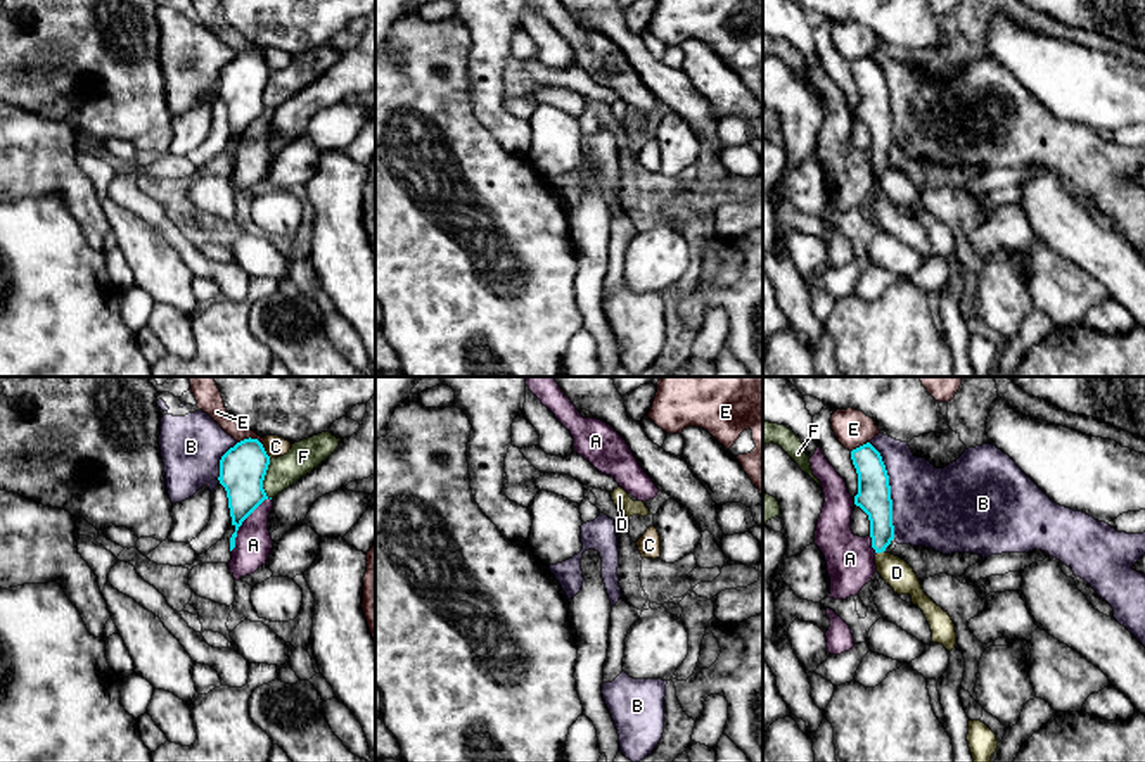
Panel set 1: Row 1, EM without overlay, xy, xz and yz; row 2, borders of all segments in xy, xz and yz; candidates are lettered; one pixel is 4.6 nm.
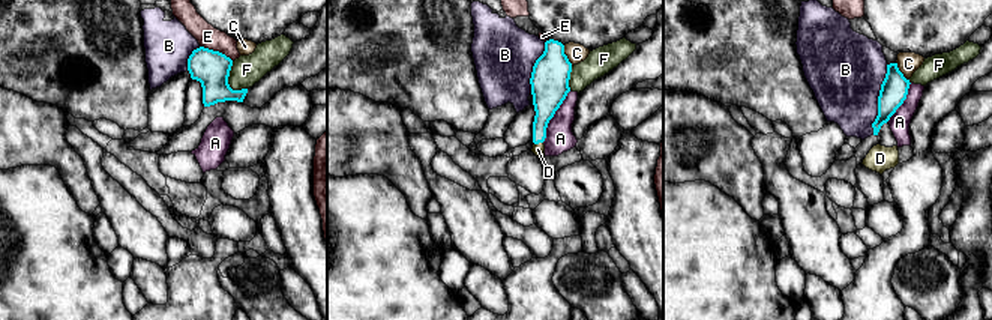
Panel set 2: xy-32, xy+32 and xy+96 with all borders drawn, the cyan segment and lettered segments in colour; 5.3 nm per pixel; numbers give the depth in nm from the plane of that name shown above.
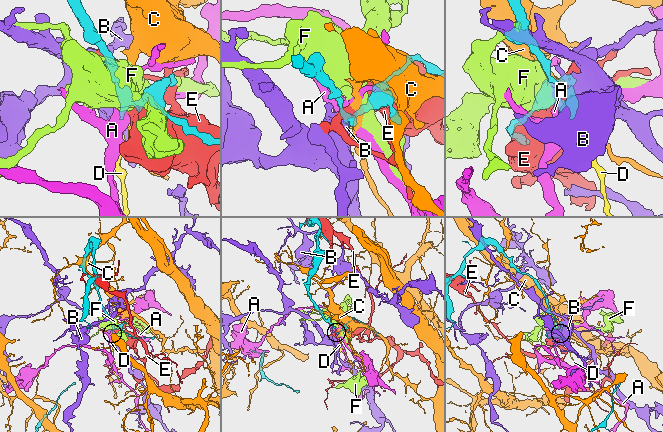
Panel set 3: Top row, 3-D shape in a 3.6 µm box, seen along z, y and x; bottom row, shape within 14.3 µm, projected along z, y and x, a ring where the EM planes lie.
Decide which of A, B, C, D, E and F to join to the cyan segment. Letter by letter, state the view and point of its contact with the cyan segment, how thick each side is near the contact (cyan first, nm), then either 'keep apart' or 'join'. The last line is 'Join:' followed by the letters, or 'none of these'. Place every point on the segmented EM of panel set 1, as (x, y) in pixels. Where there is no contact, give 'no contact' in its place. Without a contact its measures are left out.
A: meets cyan in xy at (243, 520); 220 nm thick on the cyan side, 180 nm on the other; keep apart
B: meets cyan in yz at (889, 491); 160 nm thick on the cyan side, 380 nm on the other; keep apart
C: meets cyan in xy at (265, 451); 220 nm thick on the cyan side, 100 nm on the other; keep apart
D: meets cyan in yz at (881, 552); 150 nm thick on the cyan side, 140 nm on the other; join
E: meets cyan in xy at (249, 438); 220 nm thick on the cyan side, 110 nm on the other; keep apart
F: meets cyan in xy at (263, 479); 220 nm thick on the cyan side, 150 nm on the other; keep apart
Join: D

